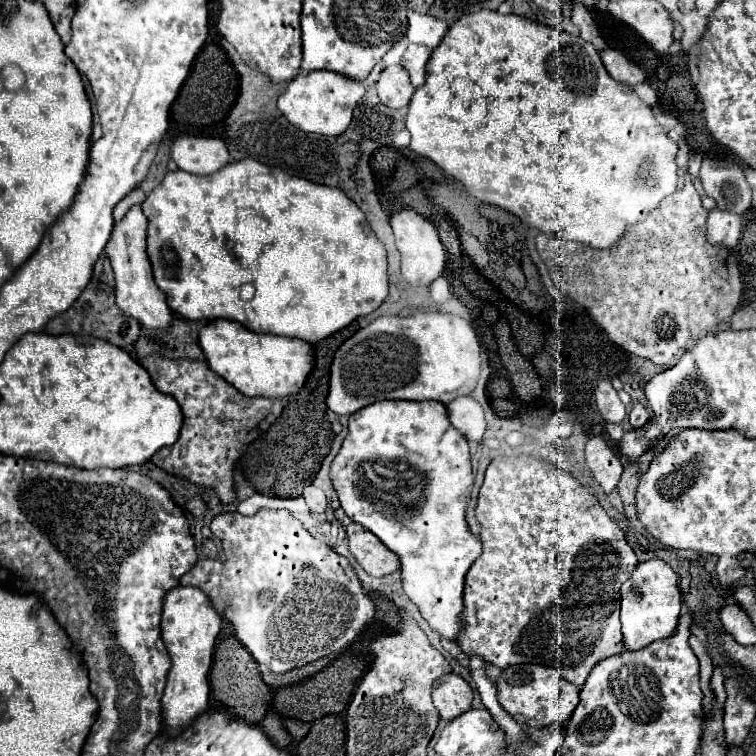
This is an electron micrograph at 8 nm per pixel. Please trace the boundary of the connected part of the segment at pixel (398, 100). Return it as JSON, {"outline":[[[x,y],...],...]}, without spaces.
{"outline":[[[402,65],[386,67],[380,75],[380,81],[376,83],[376,91],[380,101],[390,109],[406,107],[414,95],[414,87]]]}

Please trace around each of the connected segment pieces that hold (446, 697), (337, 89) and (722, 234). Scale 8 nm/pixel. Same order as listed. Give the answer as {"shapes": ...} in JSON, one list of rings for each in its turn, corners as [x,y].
{"shapes":[[[[448,673],[434,683],[432,703],[444,721],[452,721],[454,717],[466,713],[472,705],[472,699],[474,693],[470,685],[456,673]]],[[[312,71],[308,75],[300,73],[288,83],[286,91],[278,97],[278,109],[288,119],[288,123],[292,123],[294,127],[306,133],[338,137],[350,125],[352,111],[358,99],[364,95],[364,89],[372,83],[374,83],[372,77],[364,81],[350,81],[348,77],[330,73],[330,71]]],[[[724,211],[724,215],[708,215],[706,239],[710,245],[736,249],[740,235],[742,235],[742,217],[738,213]]]]}

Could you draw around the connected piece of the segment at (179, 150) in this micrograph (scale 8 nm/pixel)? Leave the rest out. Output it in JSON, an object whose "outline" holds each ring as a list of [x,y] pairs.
{"outline":[[[178,137],[172,143],[170,155],[180,169],[194,175],[216,173],[228,163],[228,149],[224,141],[212,137]]]}

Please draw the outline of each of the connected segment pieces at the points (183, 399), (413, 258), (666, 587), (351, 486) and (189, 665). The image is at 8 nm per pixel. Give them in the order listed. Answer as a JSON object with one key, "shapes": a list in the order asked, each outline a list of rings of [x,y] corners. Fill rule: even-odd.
{"shapes":[[[[148,355],[140,359],[140,365],[150,373],[150,379],[158,391],[172,395],[184,415],[180,437],[174,445],[160,449],[150,461],[180,479],[194,485],[212,489],[222,505],[236,499],[236,483],[232,479],[234,463],[244,449],[256,441],[270,425],[280,417],[284,405],[280,399],[244,397],[230,383],[208,369],[206,361],[194,359],[168,359],[162,355]]],[[[402,209],[394,213],[390,217],[390,225],[394,231],[396,247],[402,255],[402,277],[414,287],[428,287],[436,277],[440,277],[444,269],[444,247],[438,239],[436,227],[414,209]]],[[[650,559],[634,569],[634,575],[622,585],[622,633],[628,651],[638,651],[648,647],[658,639],[666,639],[674,633],[678,625],[678,615],[682,607],[682,597],[678,589],[678,575],[672,567],[660,559]]],[[[378,401],[350,415],[348,435],[330,467],[330,479],[344,513],[372,531],[402,563],[402,587],[422,617],[446,639],[456,639],[462,613],[464,575],[480,555],[480,541],[468,531],[464,513],[470,497],[472,469],[468,441],[448,421],[446,407],[438,401]],[[386,499],[424,499],[422,509],[392,507]]],[[[174,587],[164,597],[162,609],[162,639],[172,659],[172,669],[168,673],[162,711],[164,727],[168,733],[178,733],[178,725],[186,725],[190,717],[198,717],[202,709],[208,707],[210,696],[209,672],[213,663],[214,641],[220,633],[222,619],[214,611],[210,599],[198,587]]]]}

